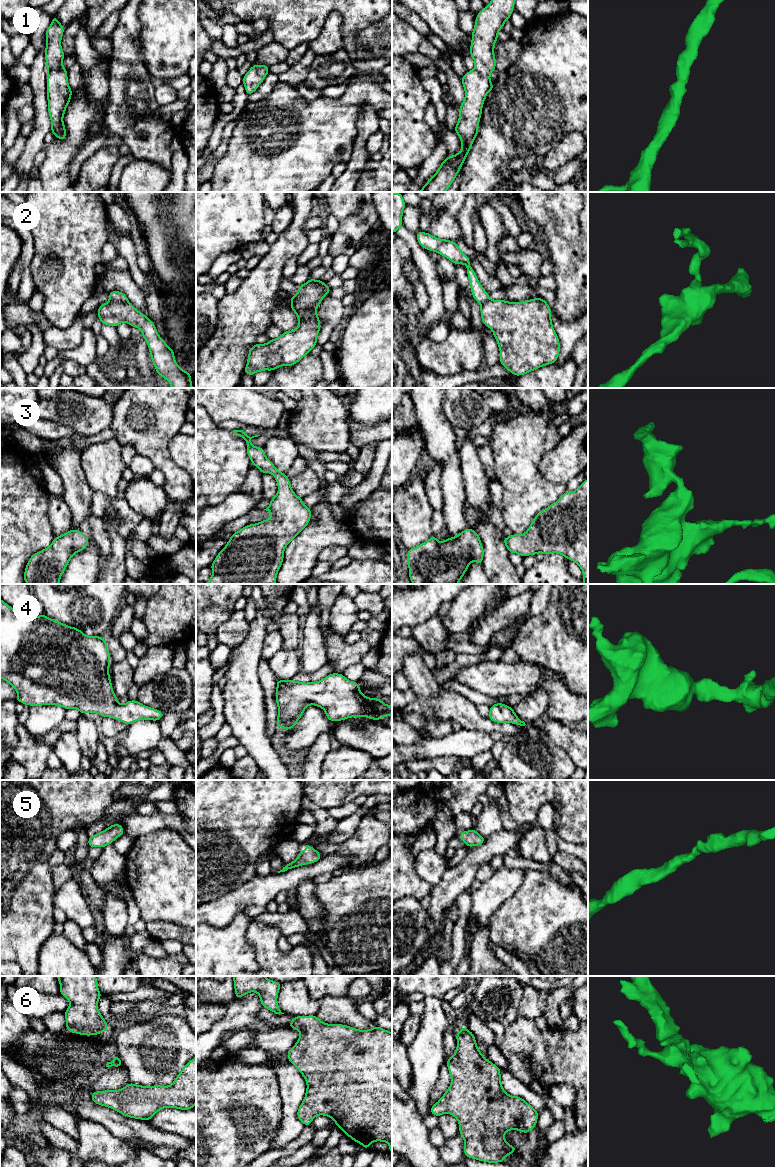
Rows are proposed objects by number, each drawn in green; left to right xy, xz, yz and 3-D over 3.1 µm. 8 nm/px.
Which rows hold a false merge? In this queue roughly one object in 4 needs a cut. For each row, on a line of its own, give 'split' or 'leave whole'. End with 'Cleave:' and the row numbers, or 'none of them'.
1: leave whole
2: split
3: leave whole
4: leave whole
5: leave whole
6: leave whole
Cleave: 2

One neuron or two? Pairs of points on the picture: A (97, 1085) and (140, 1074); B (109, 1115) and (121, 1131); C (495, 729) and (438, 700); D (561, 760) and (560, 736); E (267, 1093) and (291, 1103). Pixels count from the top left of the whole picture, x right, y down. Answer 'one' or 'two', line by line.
A: two
B: one
C: one
D: two
E: two

